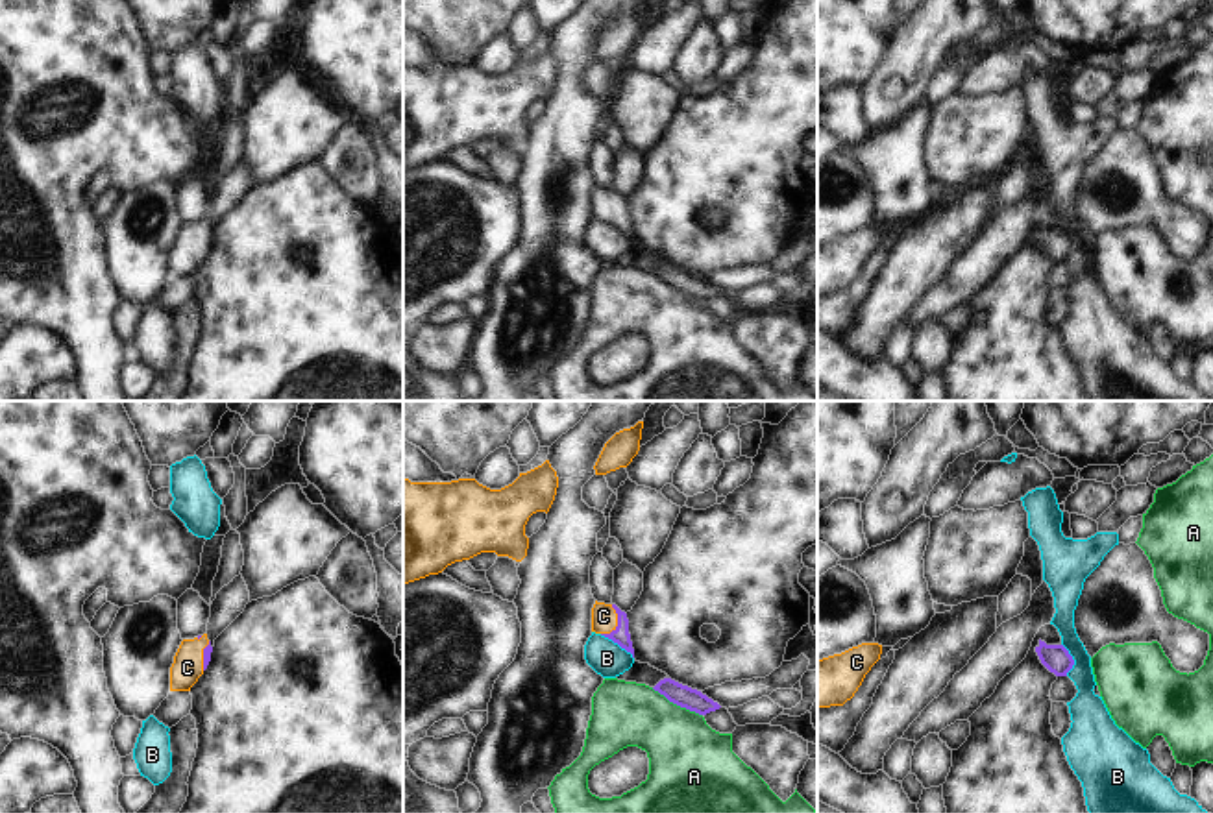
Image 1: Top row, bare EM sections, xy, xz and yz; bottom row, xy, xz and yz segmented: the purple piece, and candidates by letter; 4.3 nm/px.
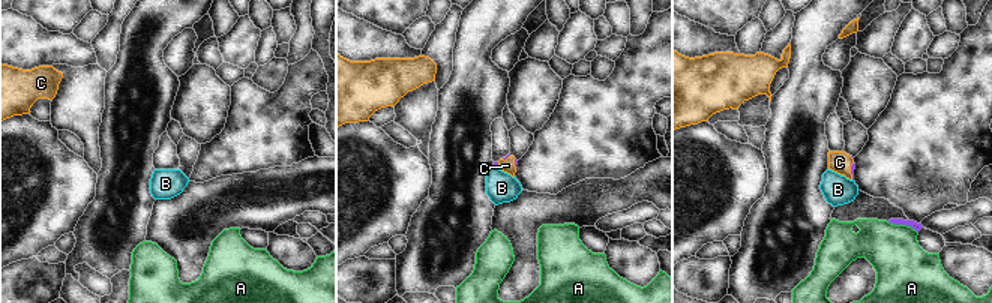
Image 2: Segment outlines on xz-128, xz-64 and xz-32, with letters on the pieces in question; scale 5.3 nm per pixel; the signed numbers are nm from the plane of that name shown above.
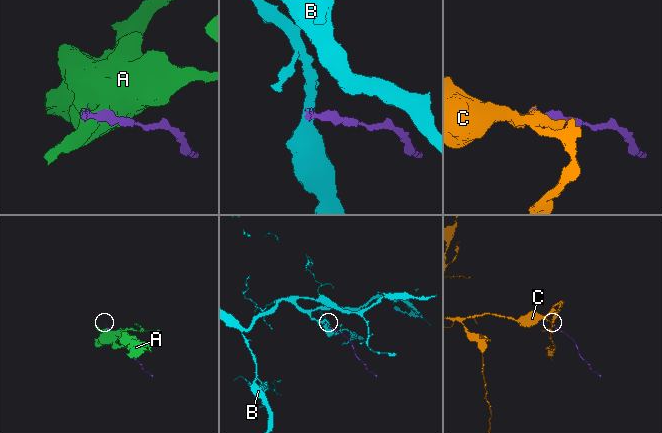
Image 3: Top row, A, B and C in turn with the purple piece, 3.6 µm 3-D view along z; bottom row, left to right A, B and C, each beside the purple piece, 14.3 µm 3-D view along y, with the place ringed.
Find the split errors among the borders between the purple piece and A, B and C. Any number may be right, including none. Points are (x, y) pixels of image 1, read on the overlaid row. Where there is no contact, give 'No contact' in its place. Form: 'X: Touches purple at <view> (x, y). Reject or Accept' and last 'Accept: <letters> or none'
A: Touches purple at xz (677, 704). Reject
B: Touches purple at xz (618, 643). Reject
C: Touches purple at xz (618, 623). Accept
Accept: C.

